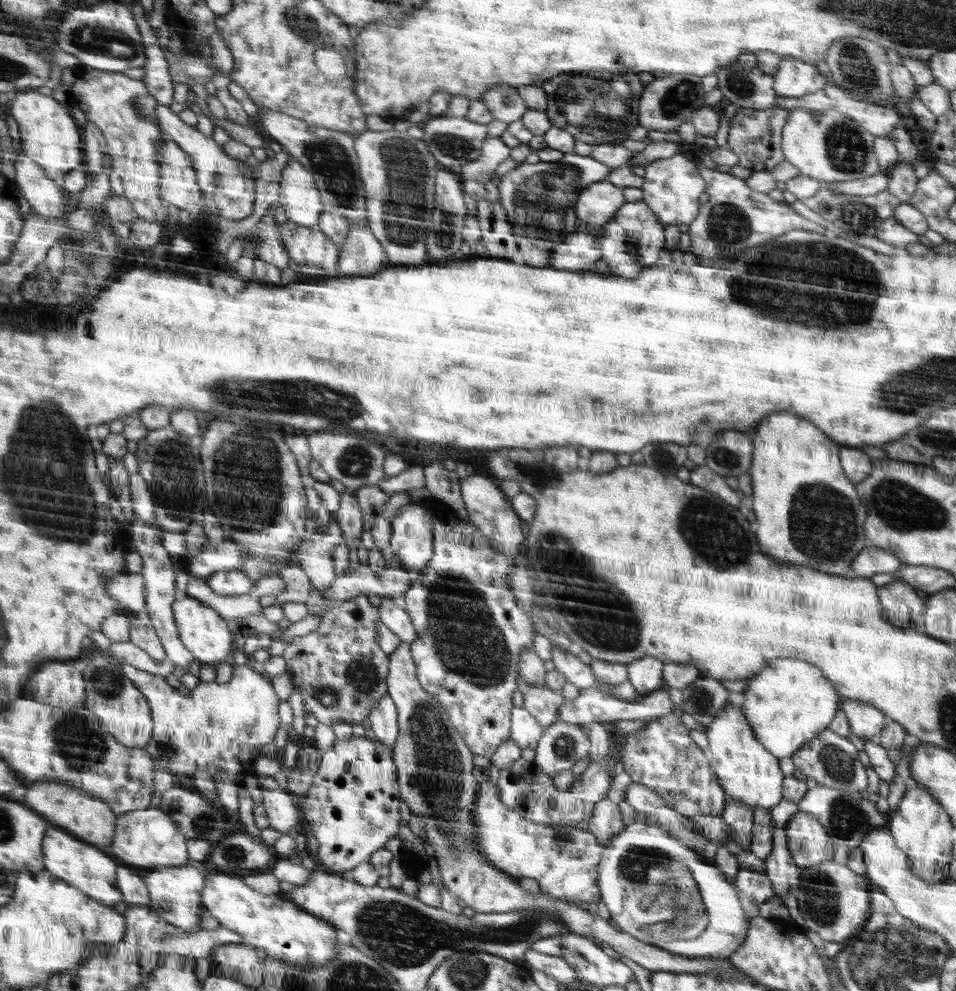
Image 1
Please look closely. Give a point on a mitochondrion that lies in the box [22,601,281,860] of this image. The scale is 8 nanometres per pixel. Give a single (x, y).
(78, 740)

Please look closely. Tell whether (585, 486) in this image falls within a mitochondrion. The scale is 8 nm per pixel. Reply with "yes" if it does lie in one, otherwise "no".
no

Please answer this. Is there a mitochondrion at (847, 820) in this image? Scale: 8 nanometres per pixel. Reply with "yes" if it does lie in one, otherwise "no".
yes

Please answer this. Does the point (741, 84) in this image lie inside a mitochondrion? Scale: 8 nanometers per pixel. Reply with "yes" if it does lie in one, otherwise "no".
yes

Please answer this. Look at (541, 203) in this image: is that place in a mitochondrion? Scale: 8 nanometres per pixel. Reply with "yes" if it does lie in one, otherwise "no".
yes

